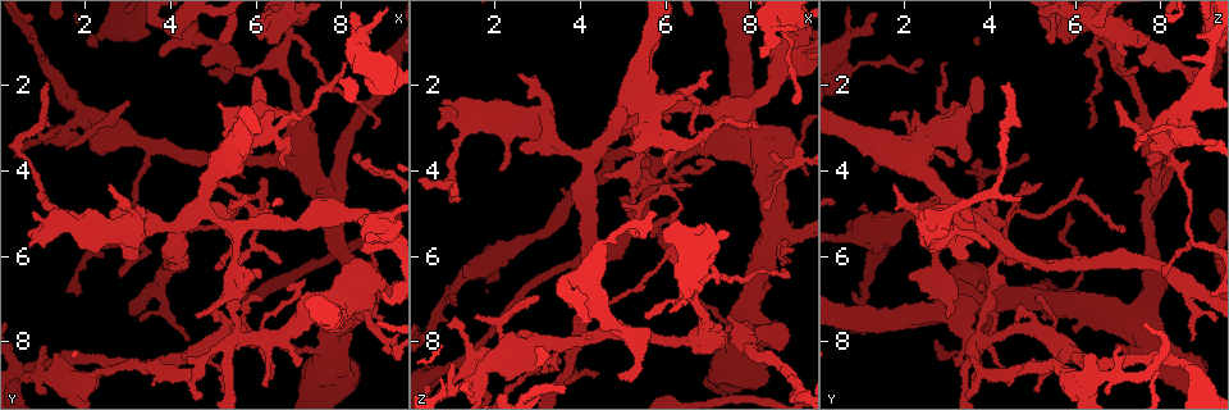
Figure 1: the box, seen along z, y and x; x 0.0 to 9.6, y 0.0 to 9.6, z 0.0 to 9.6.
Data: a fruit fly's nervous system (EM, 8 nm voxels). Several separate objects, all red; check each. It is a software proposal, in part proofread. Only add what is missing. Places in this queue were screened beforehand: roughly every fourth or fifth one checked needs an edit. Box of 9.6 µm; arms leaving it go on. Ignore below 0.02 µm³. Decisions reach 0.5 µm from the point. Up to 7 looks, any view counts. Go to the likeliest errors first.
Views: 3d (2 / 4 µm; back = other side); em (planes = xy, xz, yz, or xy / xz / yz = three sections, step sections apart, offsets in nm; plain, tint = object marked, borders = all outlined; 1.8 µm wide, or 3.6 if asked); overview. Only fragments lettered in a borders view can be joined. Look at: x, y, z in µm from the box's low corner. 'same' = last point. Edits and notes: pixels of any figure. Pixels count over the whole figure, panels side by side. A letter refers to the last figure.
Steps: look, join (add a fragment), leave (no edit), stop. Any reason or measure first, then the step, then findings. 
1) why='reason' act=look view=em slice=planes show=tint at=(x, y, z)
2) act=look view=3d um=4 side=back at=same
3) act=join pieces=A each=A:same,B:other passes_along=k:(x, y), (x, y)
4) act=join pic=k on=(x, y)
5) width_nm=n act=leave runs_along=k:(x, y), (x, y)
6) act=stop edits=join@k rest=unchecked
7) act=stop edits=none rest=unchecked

act=look view=em slice=planes show=borders at=(4.90, 1.75, 8.75)

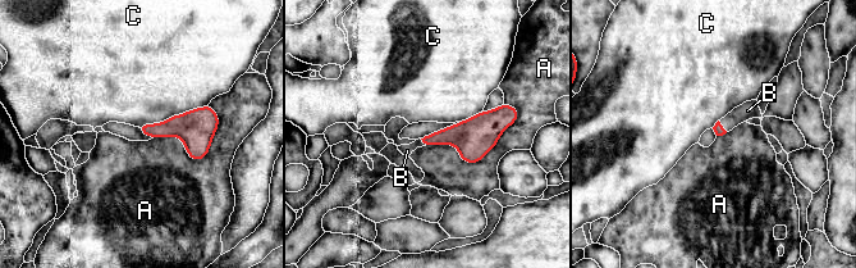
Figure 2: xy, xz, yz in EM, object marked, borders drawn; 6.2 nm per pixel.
act=join pieces=B each=A:other,B:same,C:other passes_along=2:(718, 128), (722, 126), (747, 110) found='the neuron continues'

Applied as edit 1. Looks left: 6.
why='see it whole again' act=look view=overview

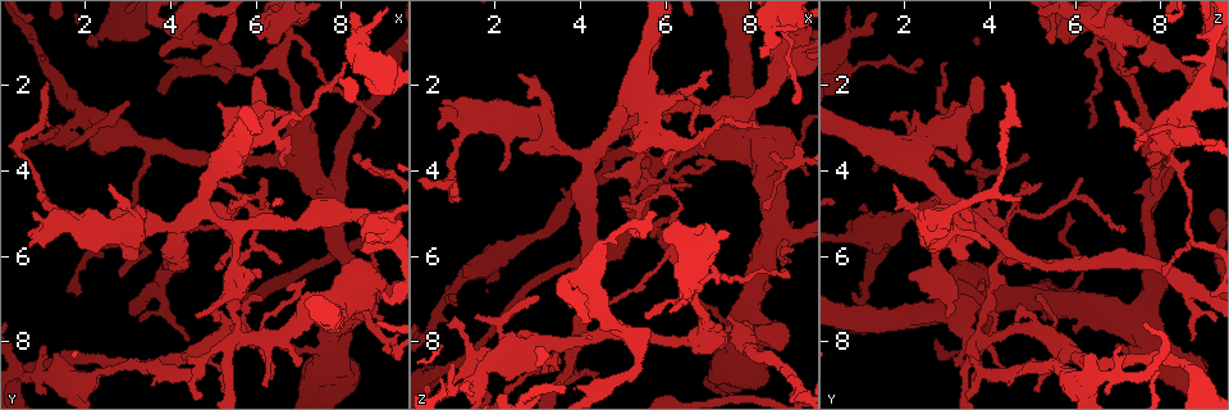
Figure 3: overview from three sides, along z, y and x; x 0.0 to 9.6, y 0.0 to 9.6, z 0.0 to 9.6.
why='a fork' act=look view=em slice=planes show=tint at=(5.80, 8.00, 3.95)

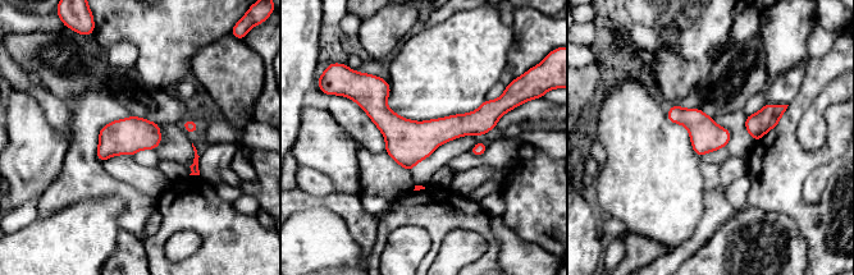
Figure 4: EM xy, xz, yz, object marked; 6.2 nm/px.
why='see the neighbours' act=look view=em slice=planes show=borders at=same

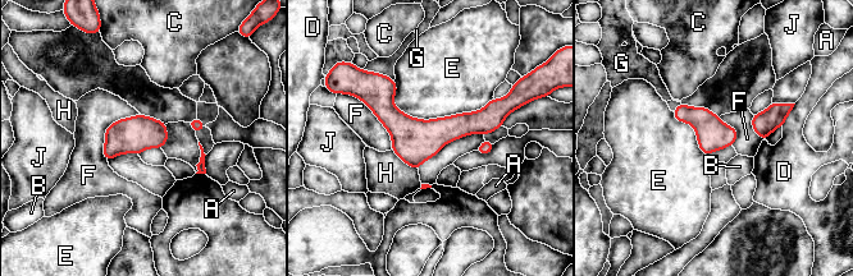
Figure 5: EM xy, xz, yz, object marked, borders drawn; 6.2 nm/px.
act=leave each=A:other,B:other,C:other,D:other,E:other,F:other,G:other,H:other,J:other runs_along=5:(366, 99), (404, 129), (502, 113) found='none of them fits'

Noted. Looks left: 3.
why='branch stops here' act=look view=3d um=4 side=back at=(1.10, 2.10, 4.30)

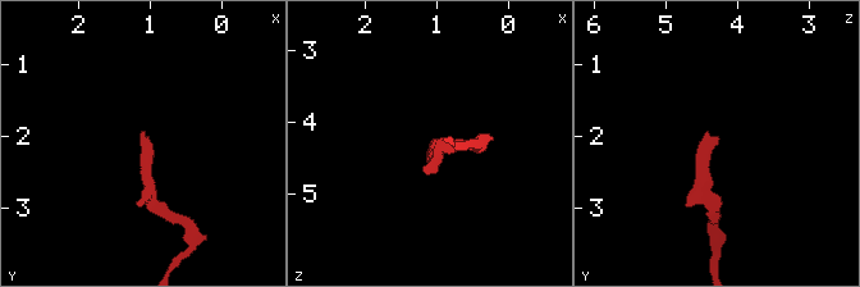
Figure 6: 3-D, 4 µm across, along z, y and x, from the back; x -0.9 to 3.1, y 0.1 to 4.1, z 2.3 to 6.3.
act=look view=em slice=yz step=4 show=borders at=(1.10, 2.05, 4.25)

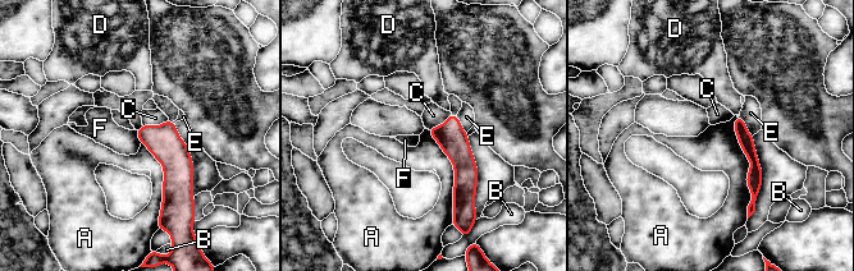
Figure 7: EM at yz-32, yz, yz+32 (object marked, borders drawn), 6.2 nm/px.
act=look view=em slice=planes show=borders at=same

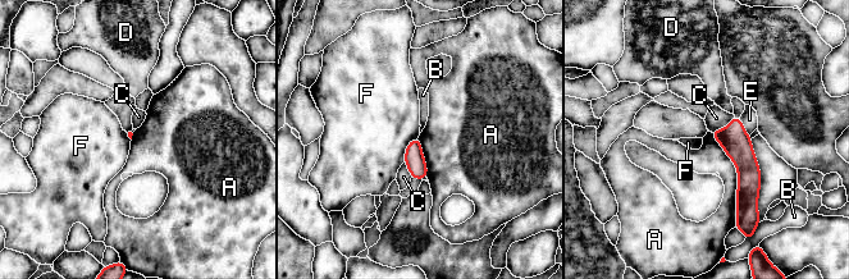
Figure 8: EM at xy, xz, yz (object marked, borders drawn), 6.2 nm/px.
act=leave each=A:other,B:other,C:other,D:other,E:other,F:other border=8:(710, 132), (736, 169), (736, 222) found='none of them fits'

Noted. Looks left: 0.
act=stop edits=join@2 rest=unchecked

